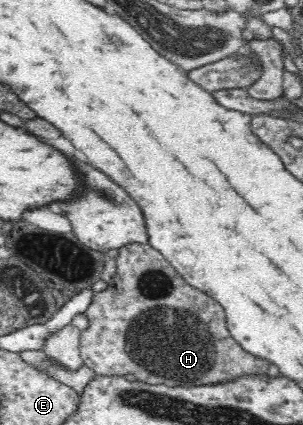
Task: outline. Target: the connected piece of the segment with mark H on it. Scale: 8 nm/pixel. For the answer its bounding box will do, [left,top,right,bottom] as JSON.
[81,243,269,387]

